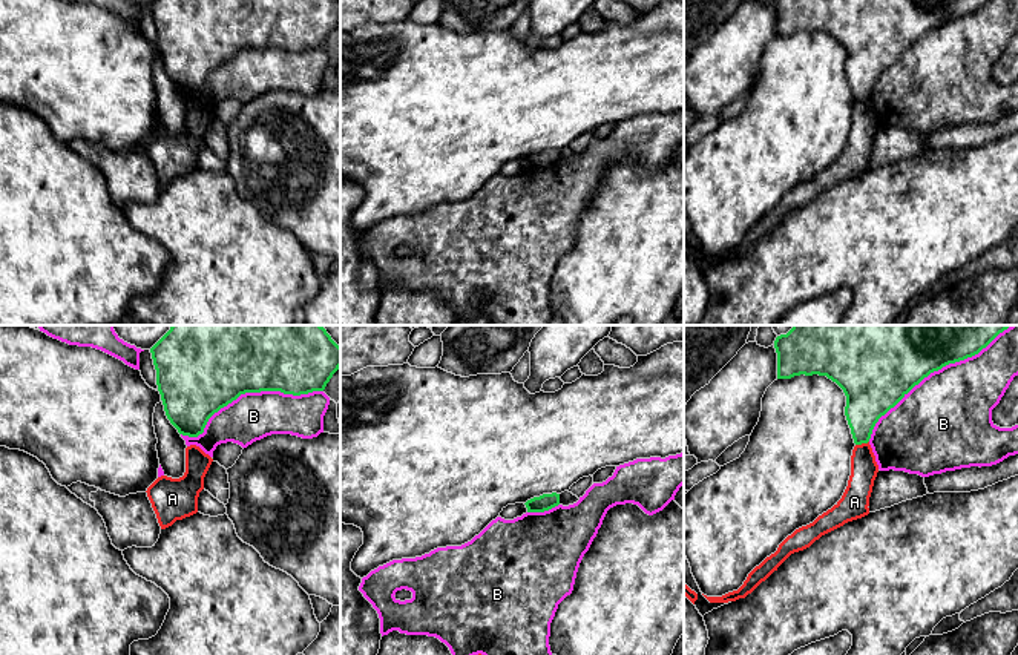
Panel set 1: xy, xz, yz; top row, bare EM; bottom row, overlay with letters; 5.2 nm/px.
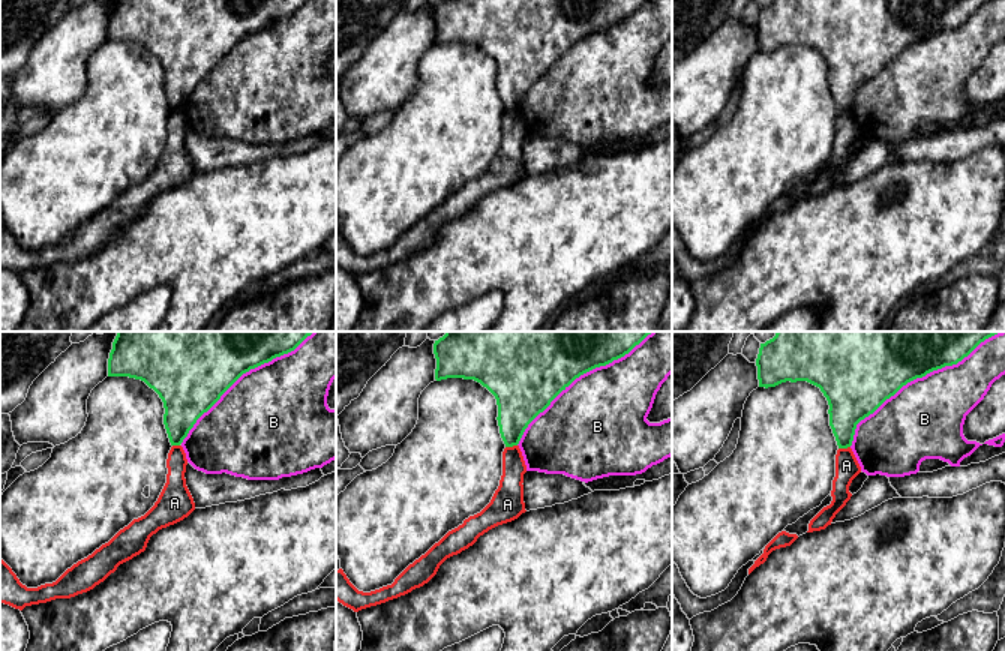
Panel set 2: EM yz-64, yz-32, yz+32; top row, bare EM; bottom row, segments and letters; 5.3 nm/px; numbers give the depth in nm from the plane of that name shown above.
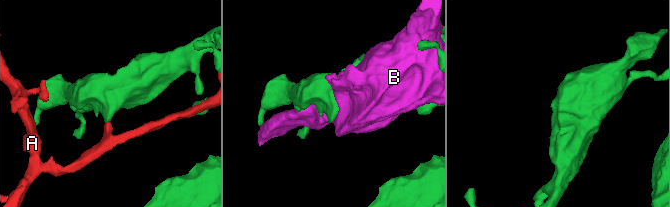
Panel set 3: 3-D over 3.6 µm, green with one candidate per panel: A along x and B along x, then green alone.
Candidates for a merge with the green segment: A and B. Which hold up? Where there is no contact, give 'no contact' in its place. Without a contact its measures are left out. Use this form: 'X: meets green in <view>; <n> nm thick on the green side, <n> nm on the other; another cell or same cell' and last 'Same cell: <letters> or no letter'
A: meets green in yz; 240 nm thick on the green side, 140 nm on the other; another cell
B: meets green in xy; 360 nm thick on the green side, 260 nm on the other; another cell
Same cell: no letter

